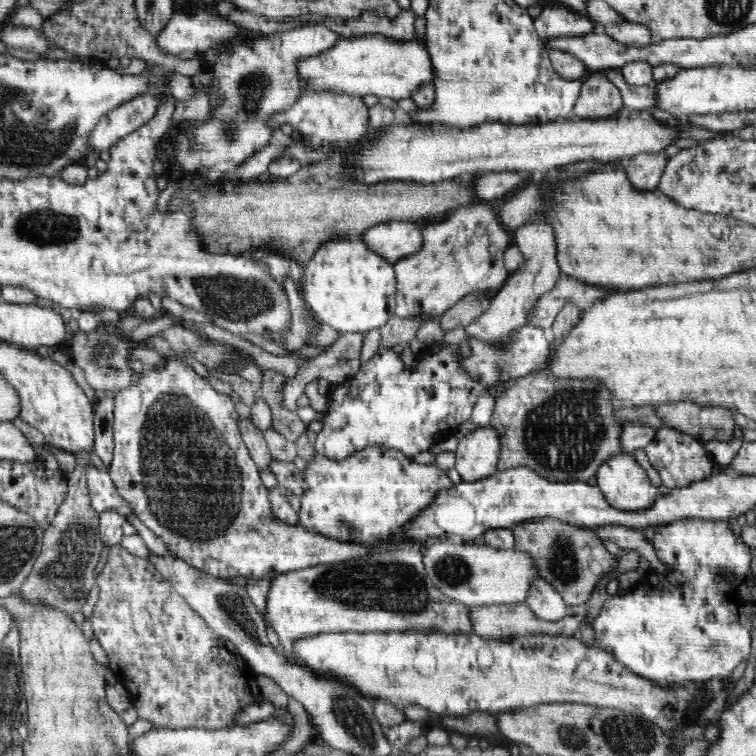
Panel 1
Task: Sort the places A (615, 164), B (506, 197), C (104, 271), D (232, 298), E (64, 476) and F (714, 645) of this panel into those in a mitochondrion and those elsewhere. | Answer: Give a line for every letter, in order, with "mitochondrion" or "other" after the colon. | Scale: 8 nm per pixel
A: other
B: other
C: other
D: mitochondrion
E: other
F: mitochondrion

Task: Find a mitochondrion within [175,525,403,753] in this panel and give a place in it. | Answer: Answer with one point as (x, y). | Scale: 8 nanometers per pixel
(233, 605)

